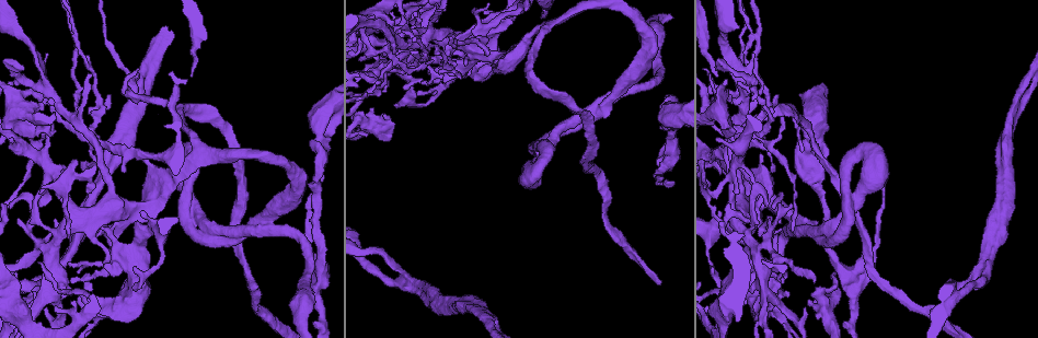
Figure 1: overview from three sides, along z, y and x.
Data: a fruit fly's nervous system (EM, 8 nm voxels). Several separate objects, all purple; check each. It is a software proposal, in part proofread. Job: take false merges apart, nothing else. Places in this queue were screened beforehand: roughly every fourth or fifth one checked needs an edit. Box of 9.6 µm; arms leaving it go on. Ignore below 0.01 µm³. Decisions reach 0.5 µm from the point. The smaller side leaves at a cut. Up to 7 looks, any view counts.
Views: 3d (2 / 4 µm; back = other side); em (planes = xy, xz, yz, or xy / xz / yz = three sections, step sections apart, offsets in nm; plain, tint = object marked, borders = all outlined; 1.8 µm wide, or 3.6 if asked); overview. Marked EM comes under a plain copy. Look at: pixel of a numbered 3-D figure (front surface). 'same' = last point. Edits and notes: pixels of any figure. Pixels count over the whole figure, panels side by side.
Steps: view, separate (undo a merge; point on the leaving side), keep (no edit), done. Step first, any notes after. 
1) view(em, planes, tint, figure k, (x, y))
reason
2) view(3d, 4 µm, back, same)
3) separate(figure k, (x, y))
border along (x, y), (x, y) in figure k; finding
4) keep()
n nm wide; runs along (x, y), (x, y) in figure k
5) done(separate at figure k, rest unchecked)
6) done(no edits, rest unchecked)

view(em, xy, step 16, tint, figure 1, (843, 161))
touches itself

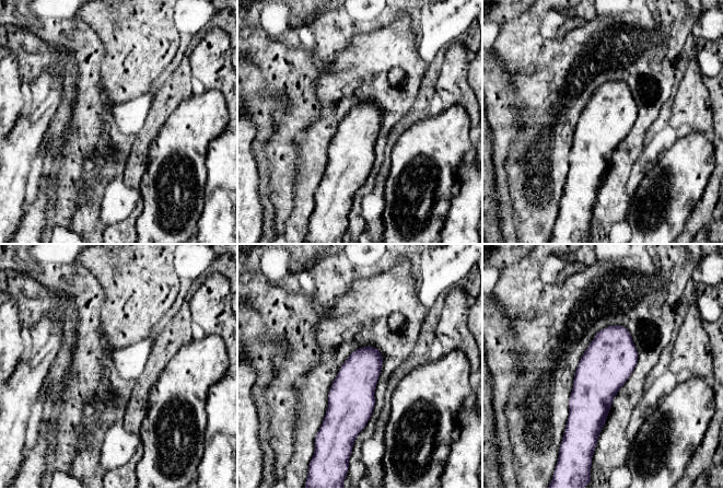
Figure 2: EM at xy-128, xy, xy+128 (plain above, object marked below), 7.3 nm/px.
keep()
300 nm wide; one neuron here

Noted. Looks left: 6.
view(em, planes, tint, figure 1, (237, 232))
three-way junction

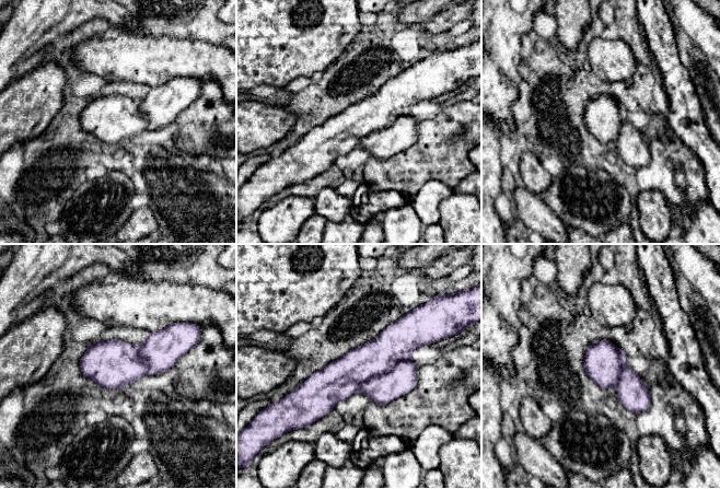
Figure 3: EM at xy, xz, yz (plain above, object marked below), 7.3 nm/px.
keep()
300 nm wide; one neuron here

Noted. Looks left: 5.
view(em, planes, tint, figure 1, (808, 138))
sudden change in width

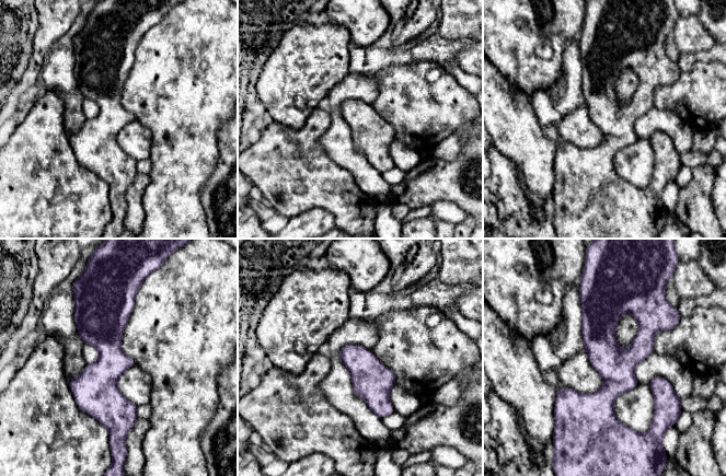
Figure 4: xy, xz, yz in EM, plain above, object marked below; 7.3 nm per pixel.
keep()
one neuron here

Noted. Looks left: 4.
done(no edits, rest unchecked)

